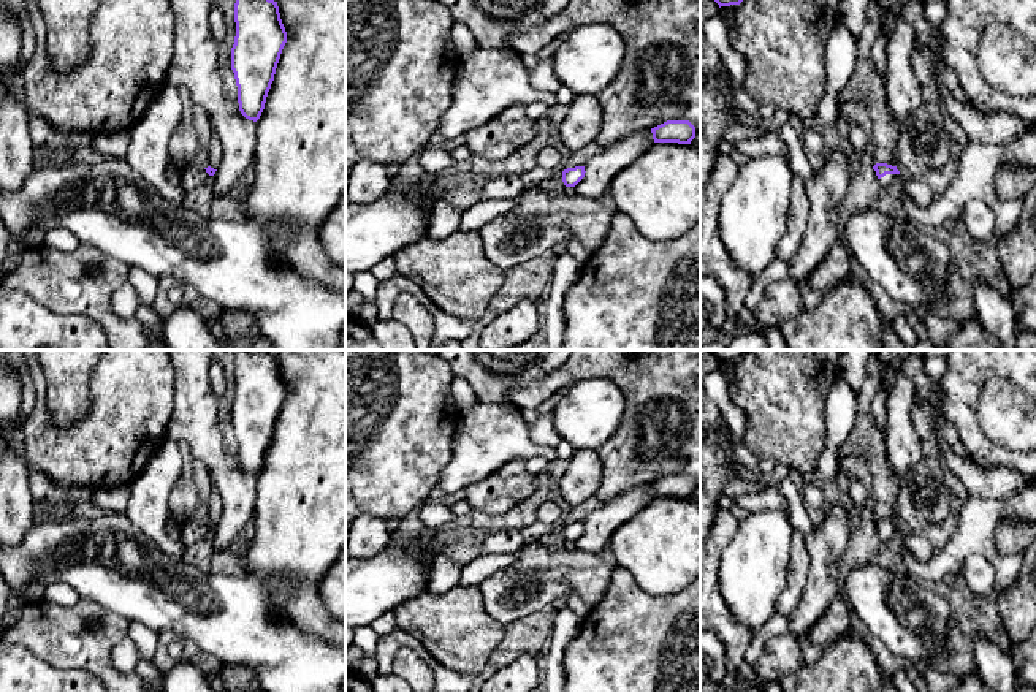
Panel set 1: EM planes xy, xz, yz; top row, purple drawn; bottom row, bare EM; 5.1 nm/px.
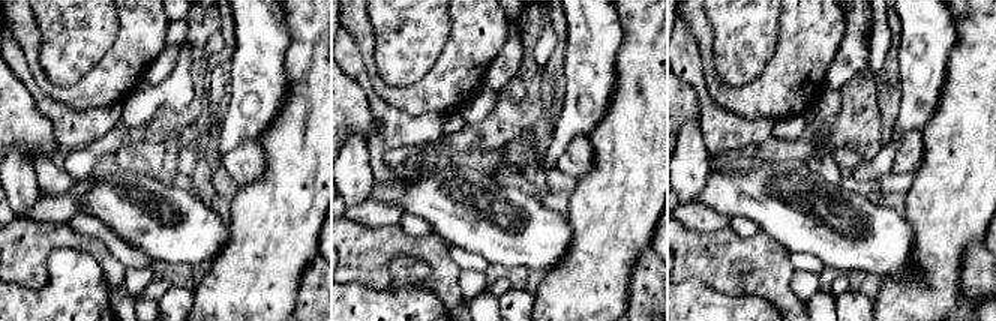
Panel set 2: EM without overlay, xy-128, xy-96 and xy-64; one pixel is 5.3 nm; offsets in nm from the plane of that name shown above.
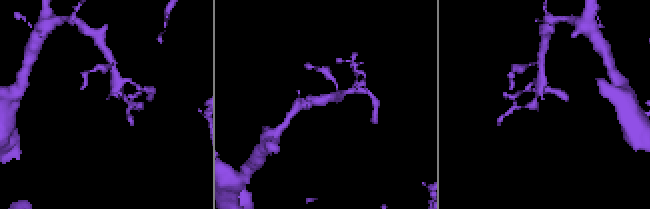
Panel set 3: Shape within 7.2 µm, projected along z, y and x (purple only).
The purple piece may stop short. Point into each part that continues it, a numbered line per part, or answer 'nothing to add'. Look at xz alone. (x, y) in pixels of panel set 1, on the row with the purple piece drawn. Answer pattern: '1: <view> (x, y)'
nothing to add

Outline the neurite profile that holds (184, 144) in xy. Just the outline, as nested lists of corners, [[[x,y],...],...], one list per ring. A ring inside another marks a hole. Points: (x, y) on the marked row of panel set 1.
[[[179,124],[168,143],[169,162],[181,171],[192,166],[192,160],[203,152],[201,138],[193,125]]]

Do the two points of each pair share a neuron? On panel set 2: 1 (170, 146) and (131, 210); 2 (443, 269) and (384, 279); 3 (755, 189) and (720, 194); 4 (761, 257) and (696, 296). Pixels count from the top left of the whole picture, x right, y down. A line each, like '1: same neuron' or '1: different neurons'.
1: different neurons
2: same neuron
3: same neuron
4: different neurons

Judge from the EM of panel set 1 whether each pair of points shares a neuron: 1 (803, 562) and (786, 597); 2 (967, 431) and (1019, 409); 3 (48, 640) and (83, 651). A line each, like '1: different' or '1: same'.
1: same
2: different
3: same

